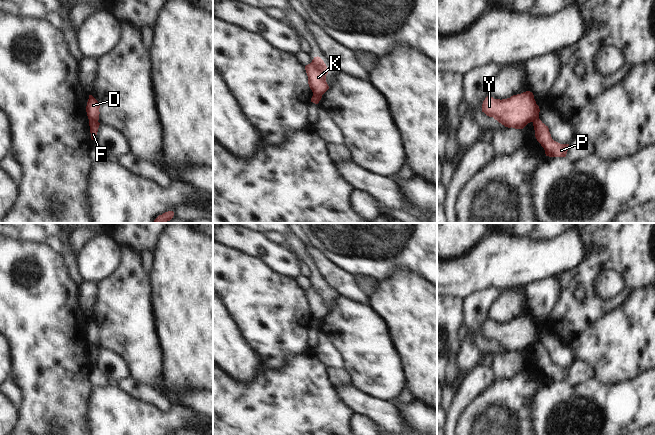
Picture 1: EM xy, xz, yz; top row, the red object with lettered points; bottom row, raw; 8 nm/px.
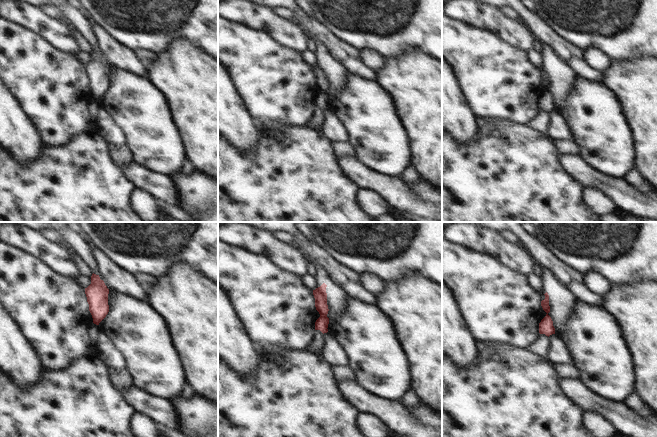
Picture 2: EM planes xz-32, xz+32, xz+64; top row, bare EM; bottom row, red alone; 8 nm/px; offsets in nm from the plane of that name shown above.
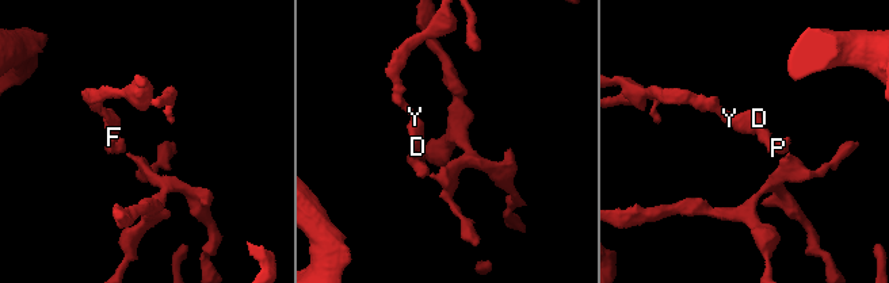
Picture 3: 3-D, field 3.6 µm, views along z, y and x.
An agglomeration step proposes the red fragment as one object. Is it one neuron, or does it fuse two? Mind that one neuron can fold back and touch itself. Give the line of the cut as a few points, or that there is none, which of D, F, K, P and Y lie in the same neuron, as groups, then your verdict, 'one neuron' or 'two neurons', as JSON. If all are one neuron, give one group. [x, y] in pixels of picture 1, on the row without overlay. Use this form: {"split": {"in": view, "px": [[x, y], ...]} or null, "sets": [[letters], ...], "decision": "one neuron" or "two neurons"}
{"split": {"in": "xy", "px": [[89, 344], [97, 346]]}, "sets": [["D", "K", "Y"], ["F", "P"]], "decision": "two neurons"}

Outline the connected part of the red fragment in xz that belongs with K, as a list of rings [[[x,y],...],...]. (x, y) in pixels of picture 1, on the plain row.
[[[314,281],[312,286],[305,290],[308,300],[308,308],[313,316],[313,320],[321,321],[329,310],[326,306],[328,292],[320,281]]]

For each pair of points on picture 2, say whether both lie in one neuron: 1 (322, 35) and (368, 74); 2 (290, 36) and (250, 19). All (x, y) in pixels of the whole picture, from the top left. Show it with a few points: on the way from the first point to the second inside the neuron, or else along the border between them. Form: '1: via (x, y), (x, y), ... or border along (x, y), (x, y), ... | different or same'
1: via (333, 45), (357, 67) | same
2: via (280, 30), (264, 19), (260, 19) | same

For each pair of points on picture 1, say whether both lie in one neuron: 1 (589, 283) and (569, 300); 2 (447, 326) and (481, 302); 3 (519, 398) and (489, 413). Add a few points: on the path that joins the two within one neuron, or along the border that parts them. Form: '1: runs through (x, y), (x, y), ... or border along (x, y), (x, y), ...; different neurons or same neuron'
1: runs through (581, 282), (576, 282), (569, 289), (569, 292); same neuron
2: border along (463, 299), (463, 317), (466, 324); different neurons
3: runs through (512, 401), (500, 413), (496, 413); same neuron

